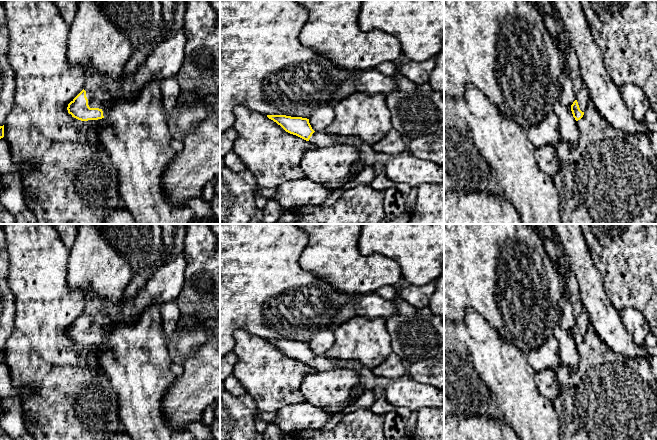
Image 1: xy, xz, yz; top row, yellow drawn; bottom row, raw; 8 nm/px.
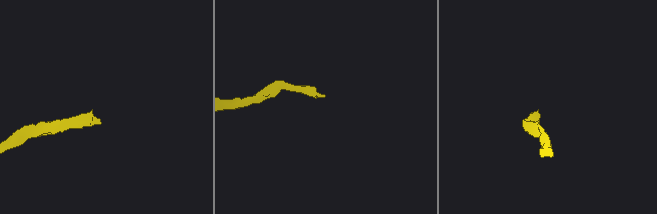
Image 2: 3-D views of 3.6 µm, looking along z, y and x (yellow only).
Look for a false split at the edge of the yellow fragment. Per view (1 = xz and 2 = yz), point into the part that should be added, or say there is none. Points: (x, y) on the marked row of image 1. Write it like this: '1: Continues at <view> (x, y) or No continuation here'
1: Continues at xz (367, 155)
2: Continues at yz (582, 97)

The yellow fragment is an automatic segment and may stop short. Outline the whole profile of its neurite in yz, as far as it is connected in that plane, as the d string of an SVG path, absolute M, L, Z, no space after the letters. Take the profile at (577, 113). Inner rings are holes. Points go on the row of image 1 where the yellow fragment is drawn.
M583 86L576 95L576 100L571 105L571 111L576 121L580 120L590 101L589 90Z

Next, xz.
M267 115L267 117L278 125L280 125L286 132L296 135L310 143L317 148L330 147L336 144L346 144L354 146L358 150L358 160L353 165L355 171L362 171L366 167L374 167L376 164L377 152L369 145L357 137L338 136L325 132L315 132L309 119L302 117L291 117L286 115Z

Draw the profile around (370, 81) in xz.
M364 70L341 82L340 88L328 106L334 107L347 96L359 91L385 95L396 90L397 84L393 76L385 76L376 70Z

